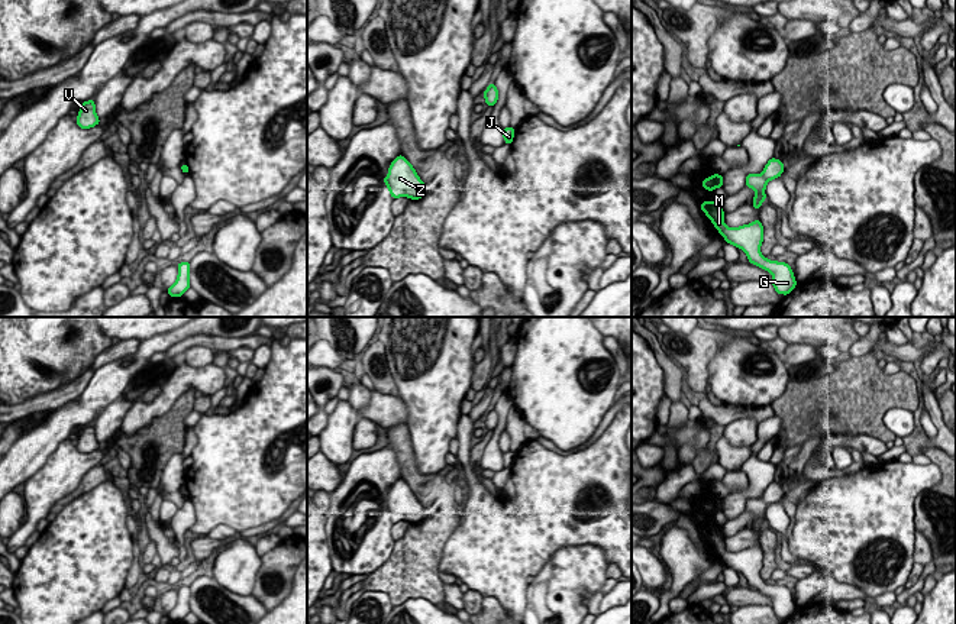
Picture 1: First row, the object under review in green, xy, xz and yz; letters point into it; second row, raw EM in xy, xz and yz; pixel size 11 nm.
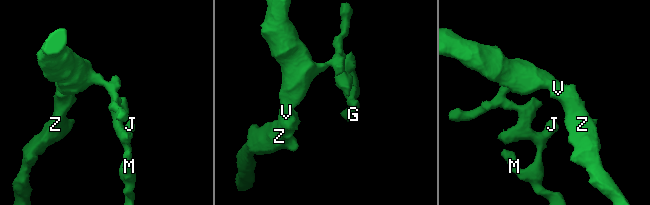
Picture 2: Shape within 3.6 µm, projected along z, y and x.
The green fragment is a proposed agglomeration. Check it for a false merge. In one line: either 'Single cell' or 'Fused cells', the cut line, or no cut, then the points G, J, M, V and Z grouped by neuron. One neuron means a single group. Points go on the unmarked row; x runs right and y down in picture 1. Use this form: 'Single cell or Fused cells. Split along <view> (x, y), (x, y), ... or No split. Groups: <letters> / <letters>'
Single cell. No split. Groups: G J M V Z

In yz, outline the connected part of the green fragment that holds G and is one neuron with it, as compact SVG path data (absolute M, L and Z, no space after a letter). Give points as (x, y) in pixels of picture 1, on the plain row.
M704 526L701 534L713 546L714 552L727 568L734 569L737 573L743 573L750 588L772 598L772 610L778 618L787 620L794 614L797 605L791 591L785 586L769 585L760 578L763 565L762 546L755 544L750 549L731 553L724 549L724 536L720 527Z

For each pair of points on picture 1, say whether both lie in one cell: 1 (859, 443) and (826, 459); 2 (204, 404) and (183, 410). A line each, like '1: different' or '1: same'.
1: same
2: different

